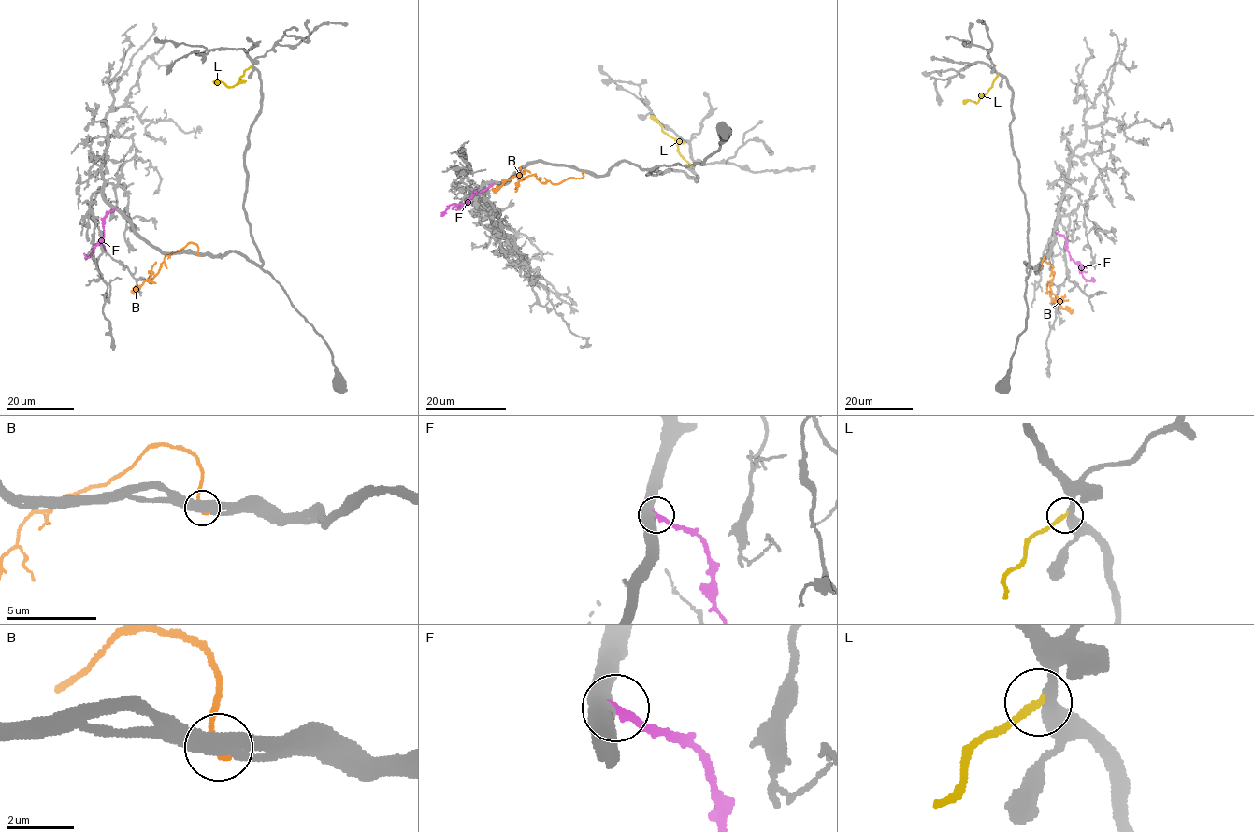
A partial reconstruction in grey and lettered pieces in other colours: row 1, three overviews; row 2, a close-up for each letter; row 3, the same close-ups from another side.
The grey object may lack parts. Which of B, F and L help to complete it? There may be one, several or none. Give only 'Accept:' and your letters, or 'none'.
Accept: L

